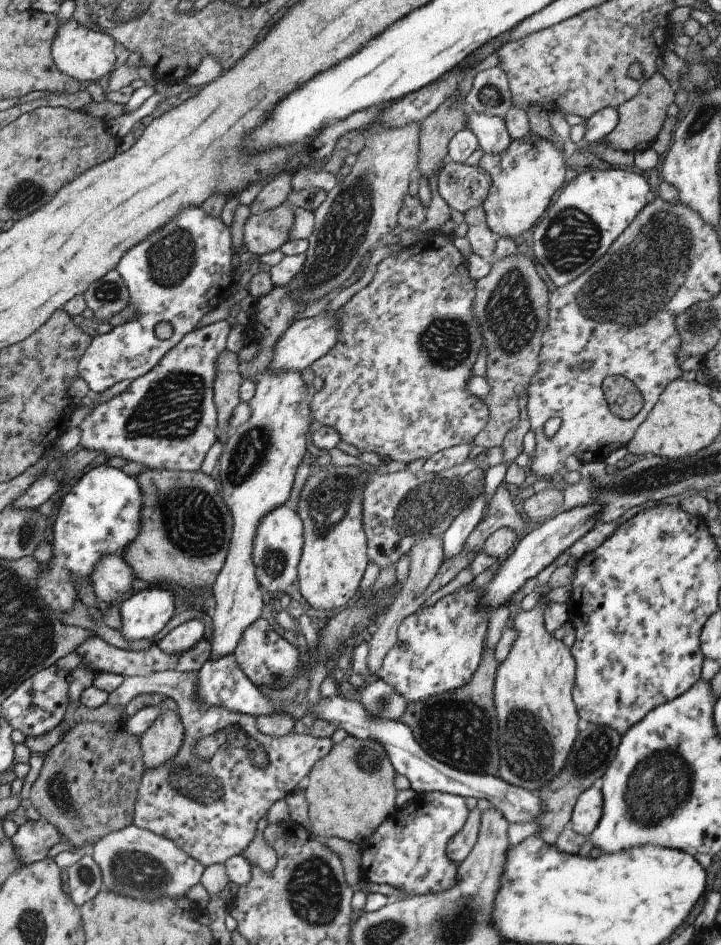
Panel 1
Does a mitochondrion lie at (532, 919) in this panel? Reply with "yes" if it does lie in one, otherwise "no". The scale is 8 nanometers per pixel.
no

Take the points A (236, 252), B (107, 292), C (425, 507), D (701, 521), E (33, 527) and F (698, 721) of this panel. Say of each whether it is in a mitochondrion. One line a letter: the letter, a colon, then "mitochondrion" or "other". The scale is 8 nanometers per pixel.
A: other
B: mitochondrion
C: mitochondrion
D: other
E: mitochondrion
F: other

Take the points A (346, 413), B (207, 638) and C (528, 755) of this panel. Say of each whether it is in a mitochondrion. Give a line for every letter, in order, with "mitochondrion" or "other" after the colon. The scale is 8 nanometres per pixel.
A: other
B: other
C: mitochondrion

